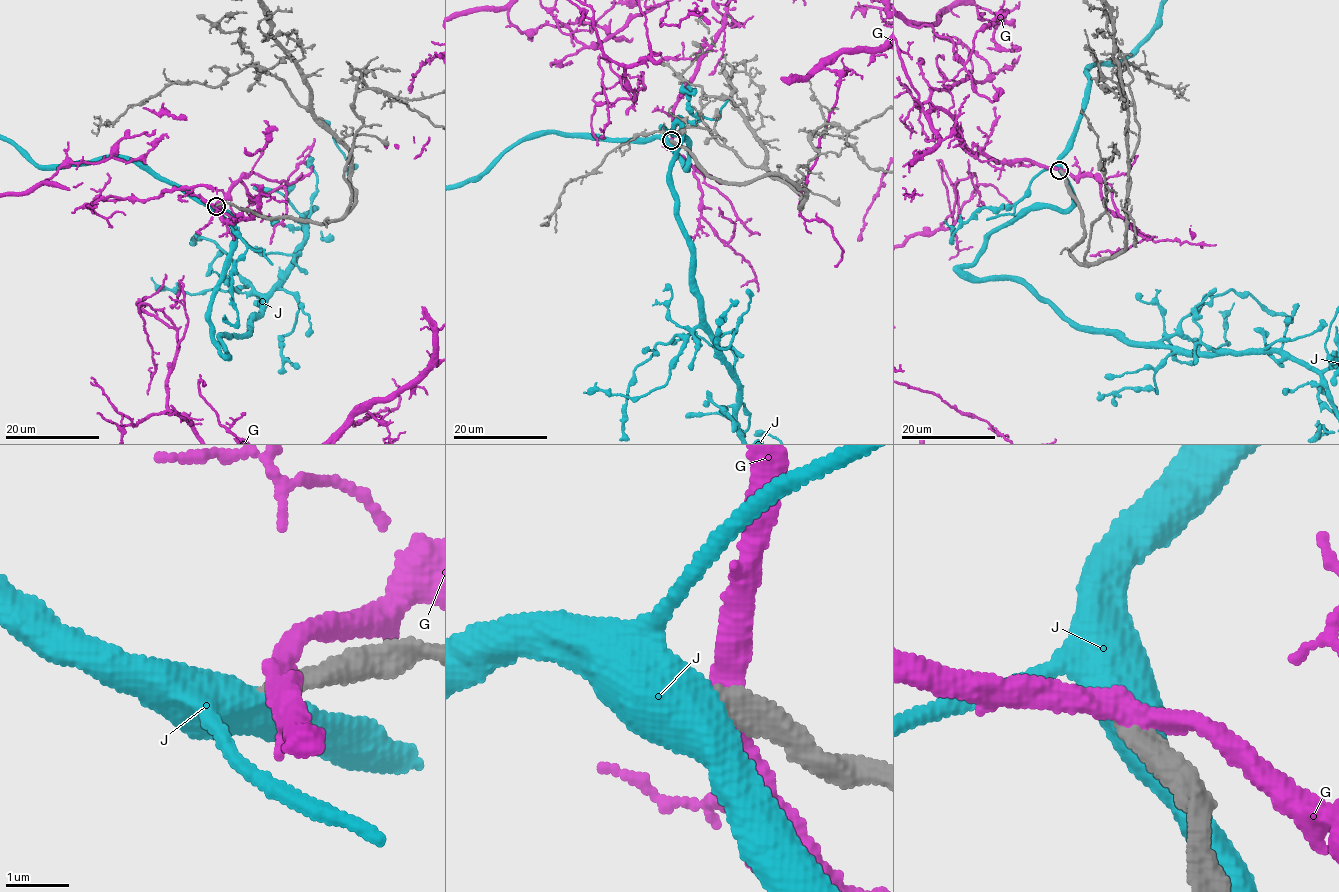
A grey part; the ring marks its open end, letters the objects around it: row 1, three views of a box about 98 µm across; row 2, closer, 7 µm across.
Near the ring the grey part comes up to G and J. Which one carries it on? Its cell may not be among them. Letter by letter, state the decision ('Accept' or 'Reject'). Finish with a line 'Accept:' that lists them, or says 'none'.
G: Reject
J: Reject
Accept: none

